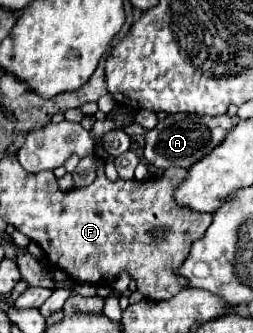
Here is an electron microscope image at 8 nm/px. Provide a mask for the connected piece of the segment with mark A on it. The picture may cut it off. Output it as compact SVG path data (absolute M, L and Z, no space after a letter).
M170 114L164 120L158 122L156 128L148 130L144 134L146 148L144 156L150 164L158 168L170 168L170 166L182 166L190 168L192 164L200 162L208 152L212 152L228 134L228 130L236 124L234 118L228 114L222 116L200 116L200 114Z

